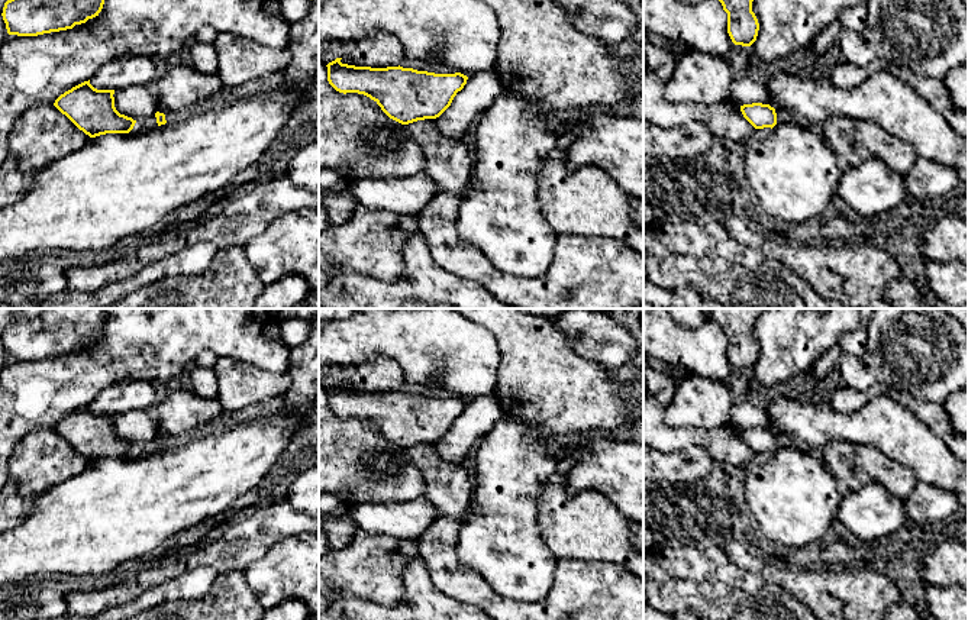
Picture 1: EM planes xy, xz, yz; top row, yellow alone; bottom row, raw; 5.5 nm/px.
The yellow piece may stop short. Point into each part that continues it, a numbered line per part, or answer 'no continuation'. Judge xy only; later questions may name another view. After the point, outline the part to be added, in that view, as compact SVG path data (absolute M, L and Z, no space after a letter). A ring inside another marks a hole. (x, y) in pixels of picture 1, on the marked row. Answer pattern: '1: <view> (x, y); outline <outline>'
no continuation

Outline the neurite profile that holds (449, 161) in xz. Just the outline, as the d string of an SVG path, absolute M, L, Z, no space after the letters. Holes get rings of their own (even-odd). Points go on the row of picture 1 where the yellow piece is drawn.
M425 119L404 126L407 136L426 156L423 174L429 177L439 194L459 194L472 174L474 154L467 136L462 139L442 135L435 119Z

